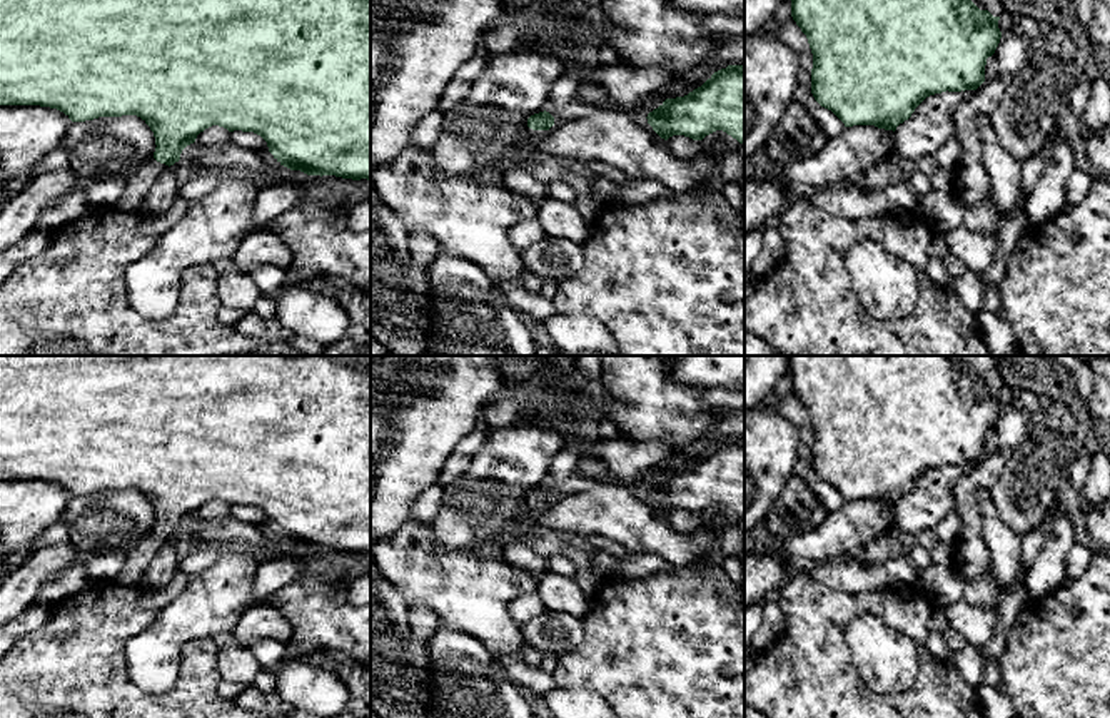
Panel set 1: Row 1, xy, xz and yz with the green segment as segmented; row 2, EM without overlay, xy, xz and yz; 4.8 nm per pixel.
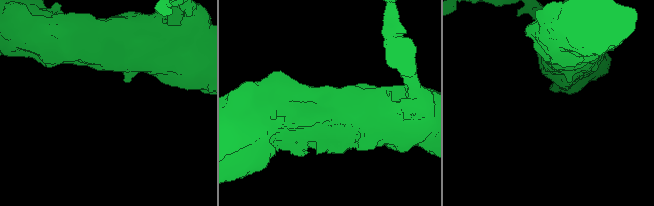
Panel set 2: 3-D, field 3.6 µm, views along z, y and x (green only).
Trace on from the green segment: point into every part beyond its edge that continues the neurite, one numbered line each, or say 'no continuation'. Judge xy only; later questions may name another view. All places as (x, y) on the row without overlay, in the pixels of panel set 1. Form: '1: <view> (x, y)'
1: xy (131, 575)

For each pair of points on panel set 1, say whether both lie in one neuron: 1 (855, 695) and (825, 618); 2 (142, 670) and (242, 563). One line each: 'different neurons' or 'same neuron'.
1: same neuron
2: same neuron

